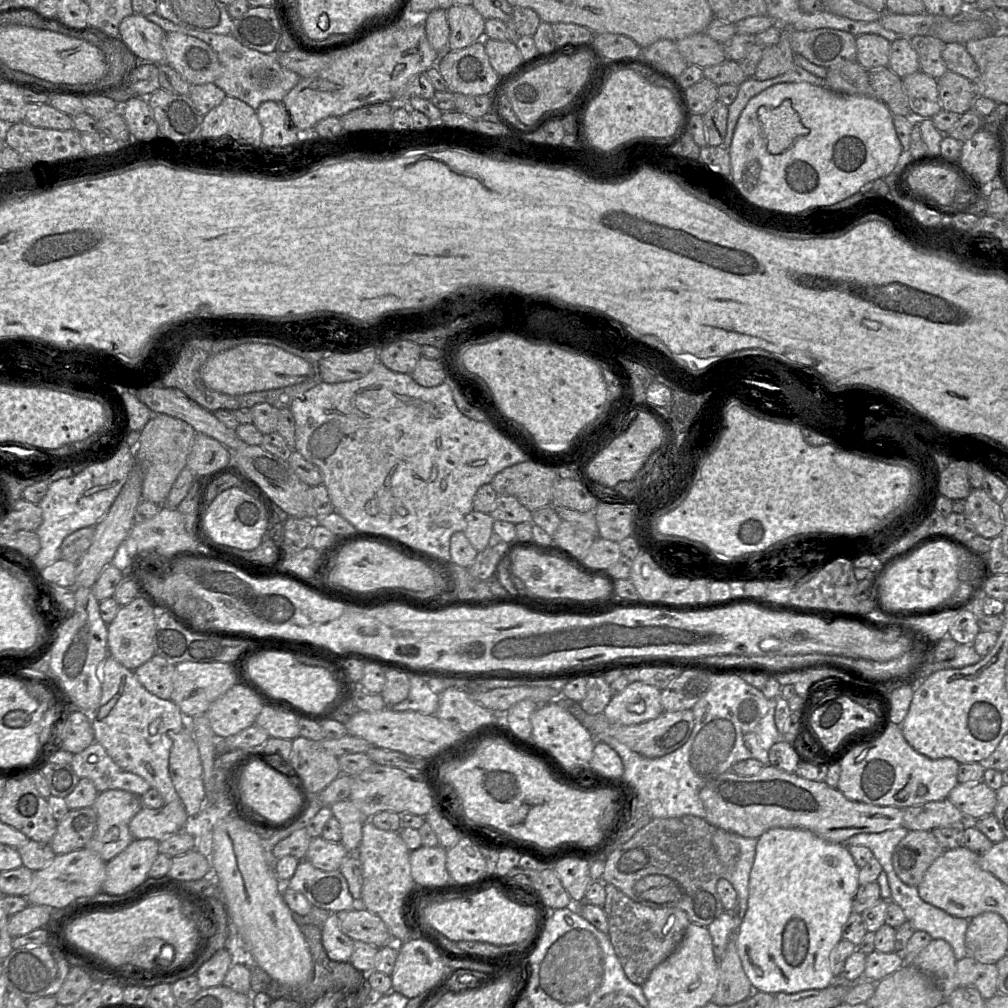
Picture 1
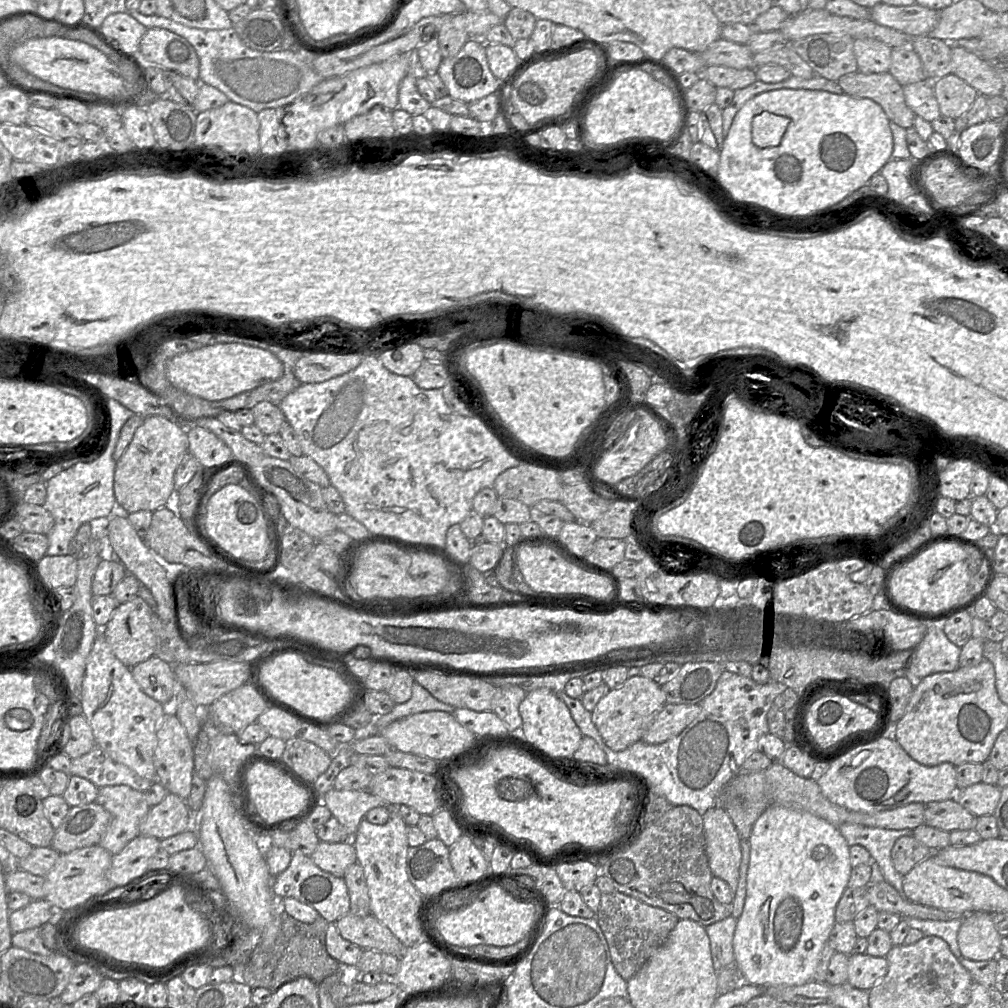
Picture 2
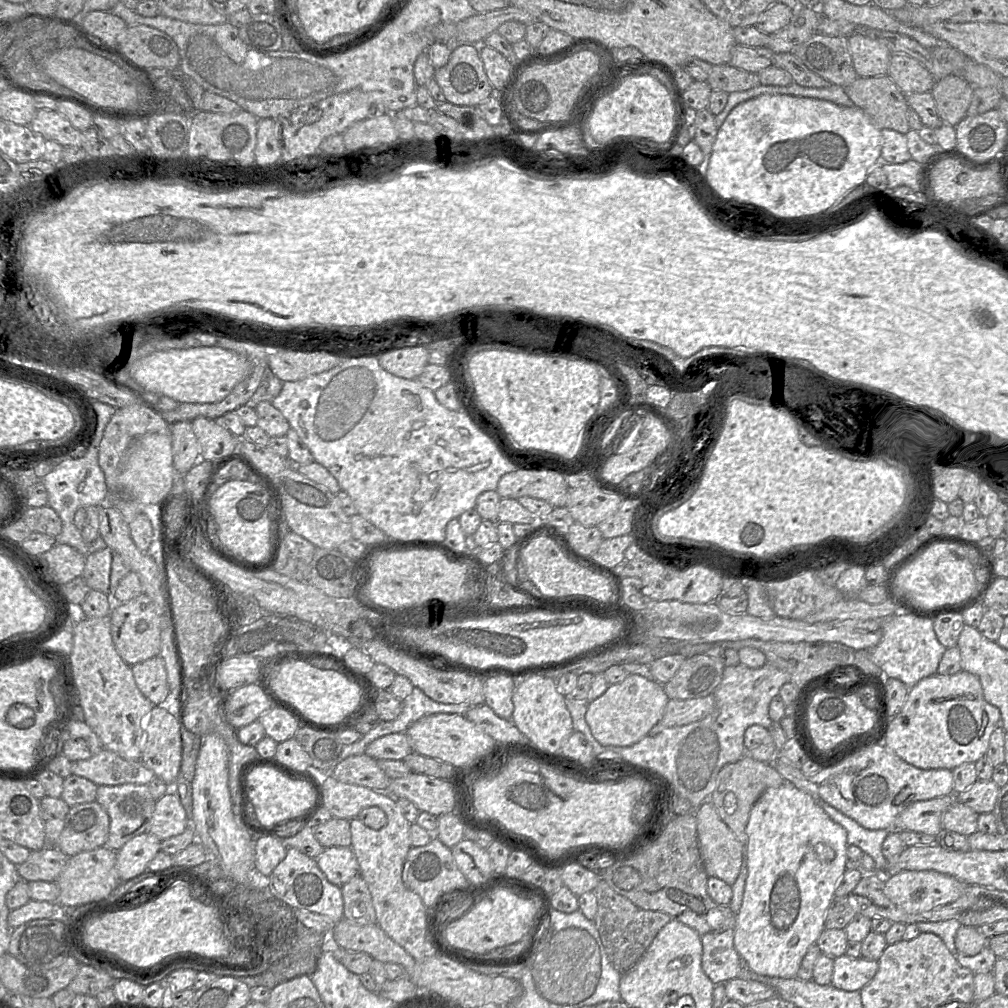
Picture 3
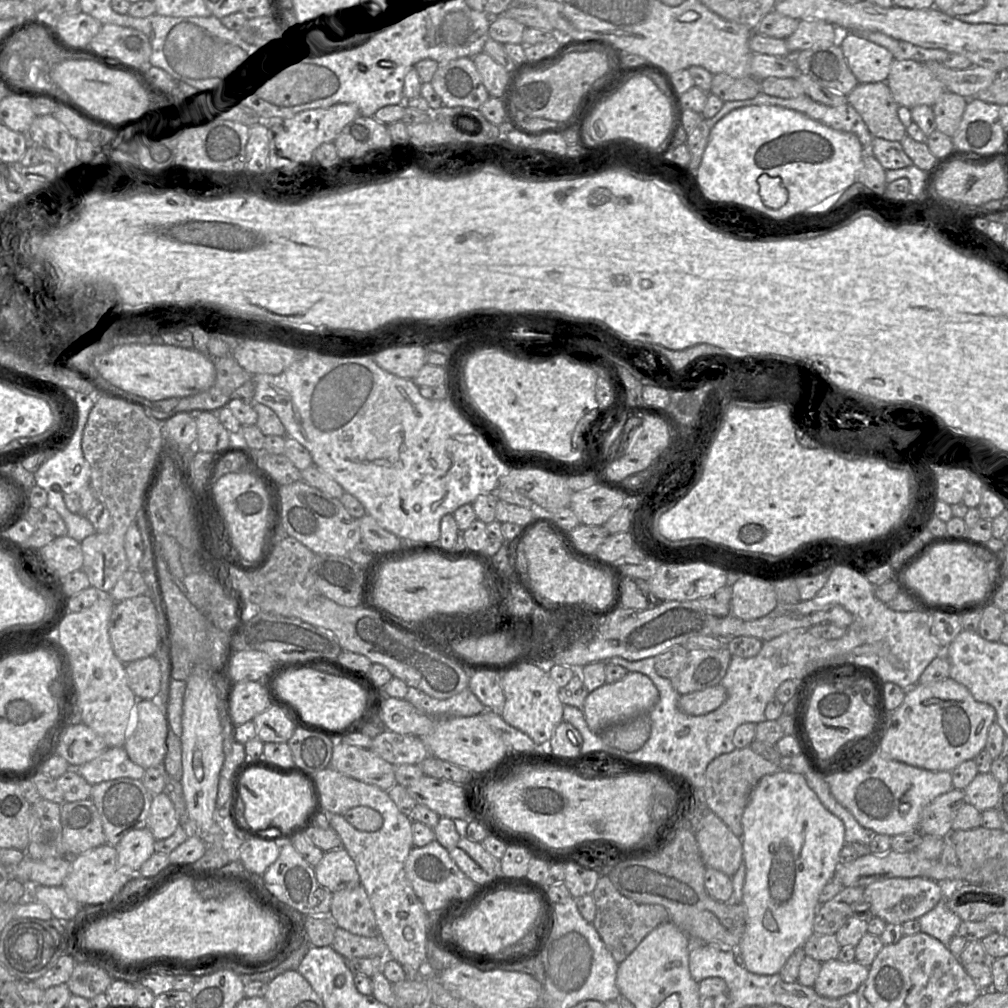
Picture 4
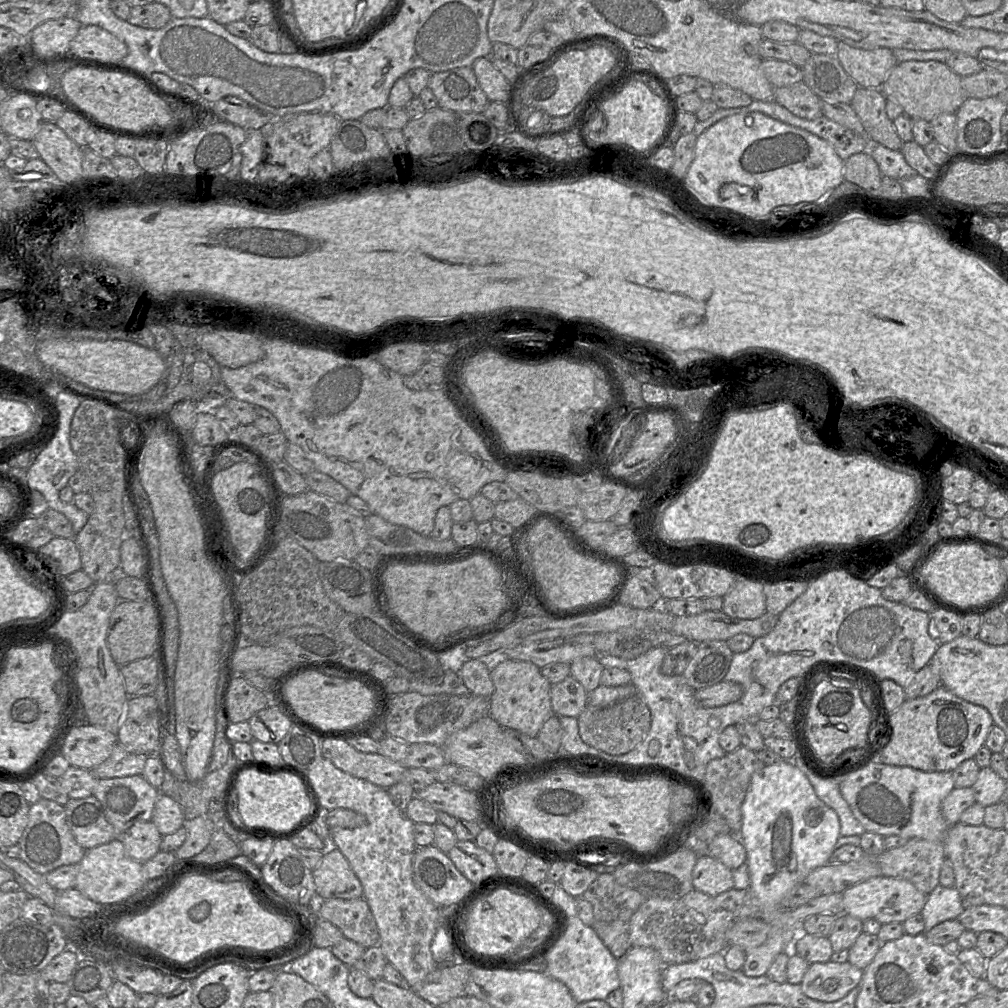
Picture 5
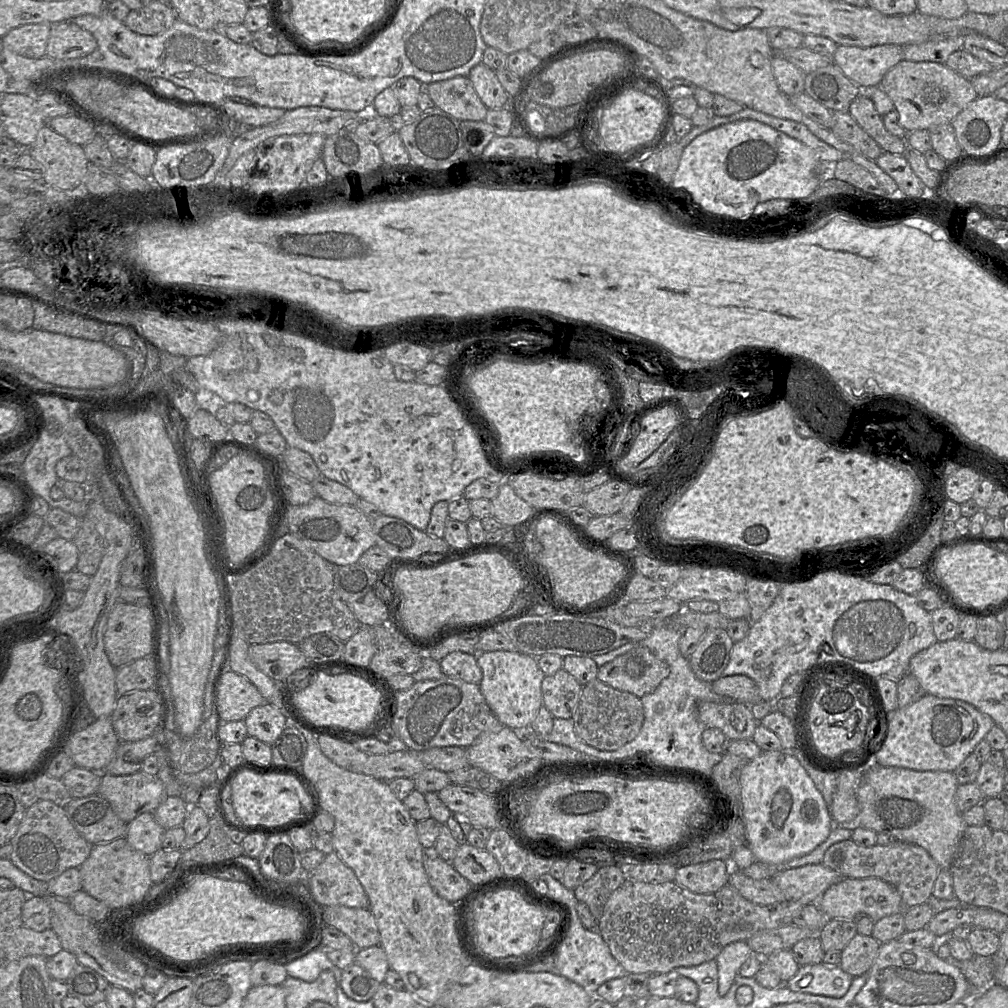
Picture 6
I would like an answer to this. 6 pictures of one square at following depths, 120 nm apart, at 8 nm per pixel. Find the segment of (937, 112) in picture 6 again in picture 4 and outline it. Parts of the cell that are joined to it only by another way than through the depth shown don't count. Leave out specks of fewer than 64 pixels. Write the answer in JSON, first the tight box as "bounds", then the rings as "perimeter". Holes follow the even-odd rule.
{"bounds":[886,59,946,109],"perimeter":[[[894,59],[886,83],[897,104],[909,109],[919,105],[933,106],[946,91],[943,83],[931,73],[924,63],[913,60]]]}

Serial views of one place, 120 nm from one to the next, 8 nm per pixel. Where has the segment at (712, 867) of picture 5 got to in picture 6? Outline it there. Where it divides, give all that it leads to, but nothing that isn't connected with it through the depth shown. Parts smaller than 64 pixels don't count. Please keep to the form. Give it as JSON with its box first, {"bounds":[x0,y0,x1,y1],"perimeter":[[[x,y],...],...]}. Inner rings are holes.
{"bounds":[674,860,730,894],"perimeter":[[[709,860],[677,868],[674,881],[698,894],[713,893],[727,885],[730,863],[724,860]]]}

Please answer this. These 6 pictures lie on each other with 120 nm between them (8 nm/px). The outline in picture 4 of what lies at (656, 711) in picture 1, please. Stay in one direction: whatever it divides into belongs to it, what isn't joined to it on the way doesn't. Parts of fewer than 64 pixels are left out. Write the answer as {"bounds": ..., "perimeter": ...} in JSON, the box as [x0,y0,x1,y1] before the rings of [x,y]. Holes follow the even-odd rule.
{"bounds":[582,672,659,733],"perimeter":[[[628,672],[624,678],[614,683],[605,683],[589,692],[582,711],[590,730],[600,733],[610,726],[631,720],[642,713],[648,713],[658,700],[659,691],[648,676],[639,672]]]}

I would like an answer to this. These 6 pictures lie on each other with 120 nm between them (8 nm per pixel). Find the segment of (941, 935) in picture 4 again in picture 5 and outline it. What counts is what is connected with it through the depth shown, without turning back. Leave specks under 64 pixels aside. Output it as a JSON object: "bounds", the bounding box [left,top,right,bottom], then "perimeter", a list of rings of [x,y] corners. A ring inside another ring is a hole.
{"bounds":[921,884,963,931],"perimeter":[[[938,884],[927,896],[921,912],[925,921],[925,931],[931,930],[944,921],[956,920],[963,911],[963,899],[957,889]]]}

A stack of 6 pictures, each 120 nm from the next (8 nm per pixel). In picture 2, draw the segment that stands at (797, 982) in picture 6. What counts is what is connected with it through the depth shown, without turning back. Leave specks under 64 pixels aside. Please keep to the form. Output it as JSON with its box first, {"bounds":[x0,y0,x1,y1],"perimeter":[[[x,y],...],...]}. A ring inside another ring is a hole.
{"bounds":[847,953,887,990],"perimeter":[[[854,953],[849,955],[847,983],[854,988],[870,990],[885,977],[887,972],[886,957]]]}

